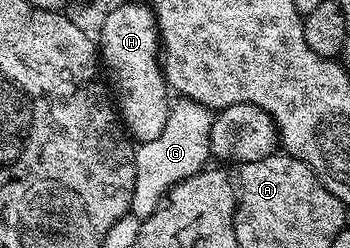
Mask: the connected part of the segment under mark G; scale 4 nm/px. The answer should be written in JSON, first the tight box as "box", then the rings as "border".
{"box":[129,98,215,220],"border":[[[190,98],[174,101],[169,108],[167,124],[155,140],[140,143],[135,150],[135,192],[131,196],[129,213],[142,220],[157,211],[166,194],[183,180],[206,169],[210,161],[209,133],[215,117],[214,111]]]}

